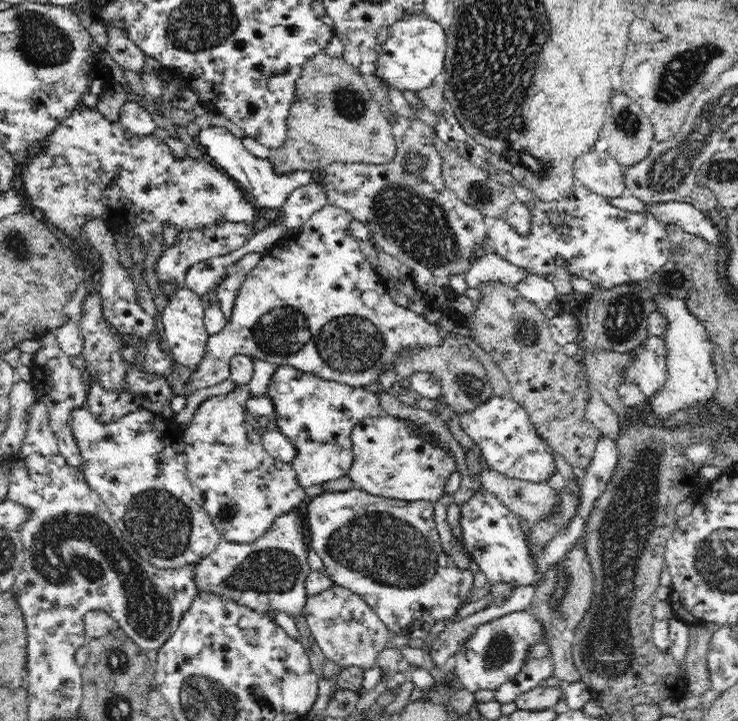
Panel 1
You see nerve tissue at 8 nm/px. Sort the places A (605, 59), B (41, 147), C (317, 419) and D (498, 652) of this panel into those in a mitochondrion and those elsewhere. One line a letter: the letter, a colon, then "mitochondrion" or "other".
A: other
B: other
C: other
D: mitochondrion

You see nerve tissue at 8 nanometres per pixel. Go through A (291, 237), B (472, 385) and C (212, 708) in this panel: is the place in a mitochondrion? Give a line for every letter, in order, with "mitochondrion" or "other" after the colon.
A: other
B: mitochondrion
C: mitochondrion

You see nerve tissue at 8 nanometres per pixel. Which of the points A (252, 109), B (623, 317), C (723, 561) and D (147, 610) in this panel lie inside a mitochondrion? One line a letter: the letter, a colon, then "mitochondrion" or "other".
A: other
B: mitochondrion
C: mitochondrion
D: mitochondrion

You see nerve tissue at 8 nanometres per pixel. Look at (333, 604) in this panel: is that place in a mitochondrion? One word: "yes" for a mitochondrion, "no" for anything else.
no

